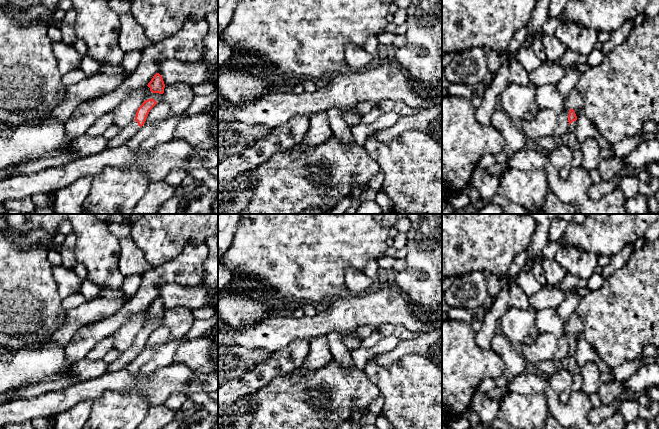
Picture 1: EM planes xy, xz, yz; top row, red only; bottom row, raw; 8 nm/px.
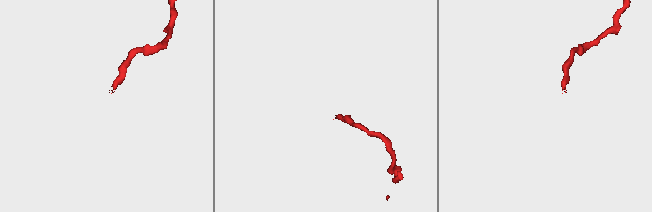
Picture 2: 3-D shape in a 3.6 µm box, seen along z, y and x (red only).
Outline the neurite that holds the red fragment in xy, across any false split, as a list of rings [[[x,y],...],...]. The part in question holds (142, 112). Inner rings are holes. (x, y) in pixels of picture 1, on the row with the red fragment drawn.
[[[151,98],[145,100],[142,105],[137,109],[135,120],[127,127],[121,129],[121,132],[114,138],[112,138],[109,143],[109,148],[114,148],[124,143],[133,135],[135,135],[141,127],[144,125],[146,118],[150,110],[157,104],[157,102]]]

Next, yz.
[[[570,109],[568,115],[568,122],[569,122],[568,132],[572,132],[572,133],[575,132],[576,120],[577,120],[577,116],[575,114],[575,111],[573,109]]]

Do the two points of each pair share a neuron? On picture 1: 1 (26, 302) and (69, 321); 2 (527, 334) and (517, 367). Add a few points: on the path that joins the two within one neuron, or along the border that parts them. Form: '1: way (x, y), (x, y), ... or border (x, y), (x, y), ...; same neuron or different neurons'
1: border (66, 310), (62, 323), (47, 336); different neurons
2: border (500, 332), (512, 344); different neurons

